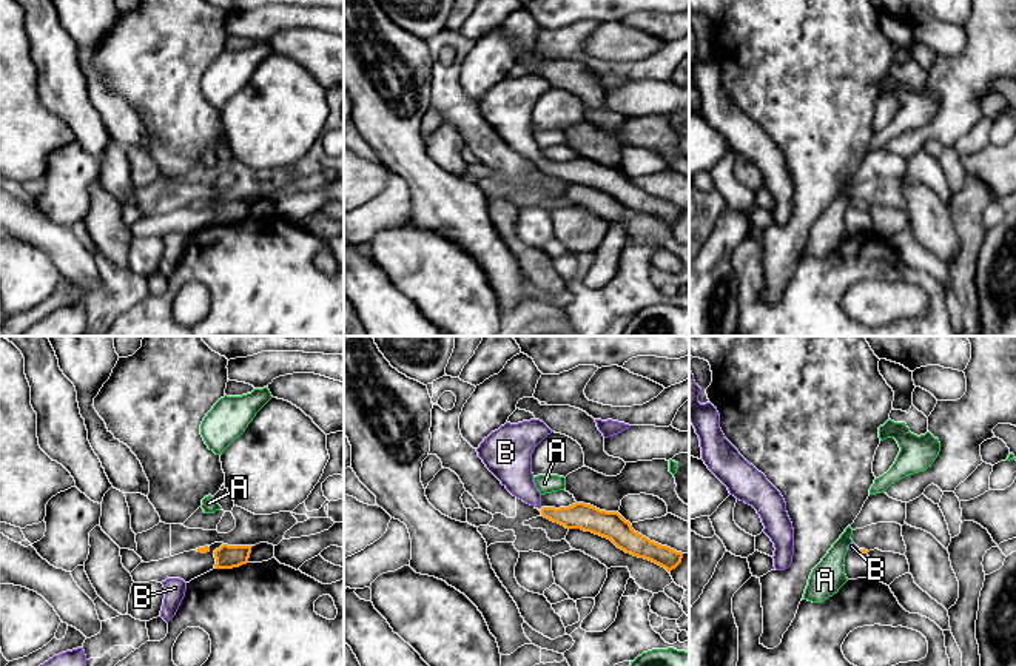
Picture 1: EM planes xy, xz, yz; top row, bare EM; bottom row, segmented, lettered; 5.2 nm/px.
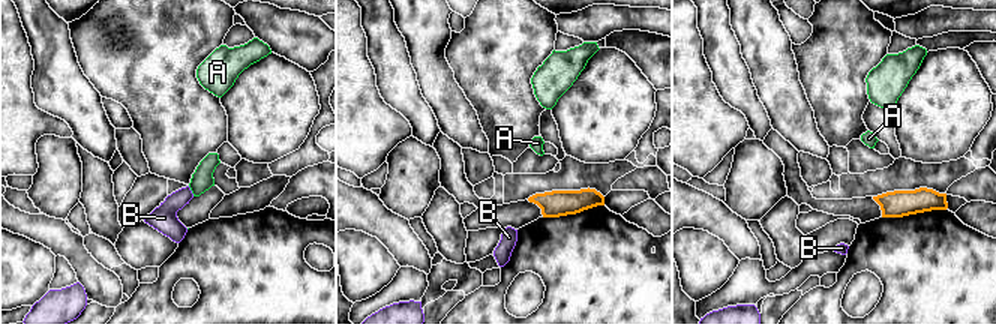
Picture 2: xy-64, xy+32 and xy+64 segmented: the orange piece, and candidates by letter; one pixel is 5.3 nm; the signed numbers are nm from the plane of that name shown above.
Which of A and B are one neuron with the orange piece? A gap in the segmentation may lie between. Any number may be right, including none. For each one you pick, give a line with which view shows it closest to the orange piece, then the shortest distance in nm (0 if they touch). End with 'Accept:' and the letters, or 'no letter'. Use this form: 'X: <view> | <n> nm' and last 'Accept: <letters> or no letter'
B: xz | 30 nm
Accept: B

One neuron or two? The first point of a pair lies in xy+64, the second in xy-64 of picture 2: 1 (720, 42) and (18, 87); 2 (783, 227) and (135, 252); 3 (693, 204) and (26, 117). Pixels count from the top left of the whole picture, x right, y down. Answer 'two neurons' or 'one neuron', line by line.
1: two neurons
2: two neurons
3: two neurons

